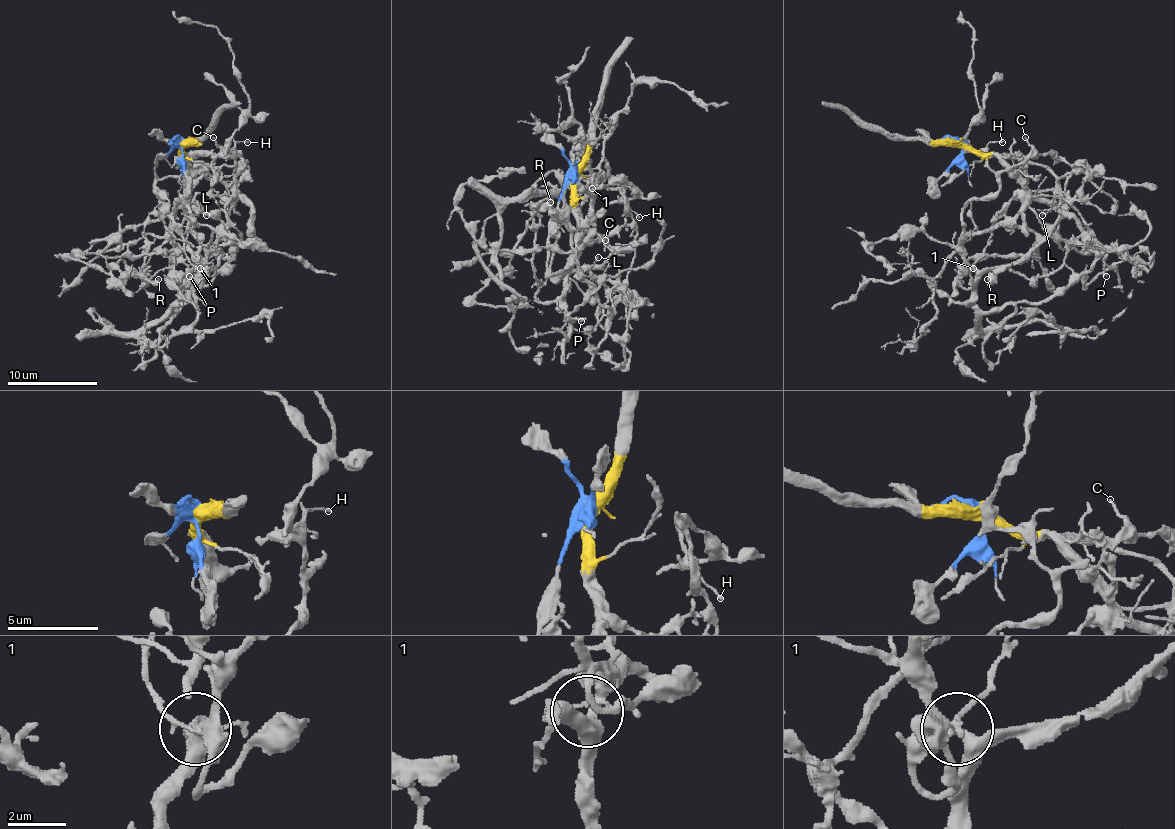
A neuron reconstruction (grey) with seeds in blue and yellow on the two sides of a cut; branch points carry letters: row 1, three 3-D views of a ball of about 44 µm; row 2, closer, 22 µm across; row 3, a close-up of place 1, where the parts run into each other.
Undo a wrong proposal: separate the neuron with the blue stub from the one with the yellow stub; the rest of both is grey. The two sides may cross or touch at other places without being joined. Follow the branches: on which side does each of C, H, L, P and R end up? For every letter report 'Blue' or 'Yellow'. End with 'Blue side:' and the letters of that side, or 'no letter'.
C: Blue
H: Blue
L: Yellow
P: Yellow
R: Yellow
Blue side: C, H

